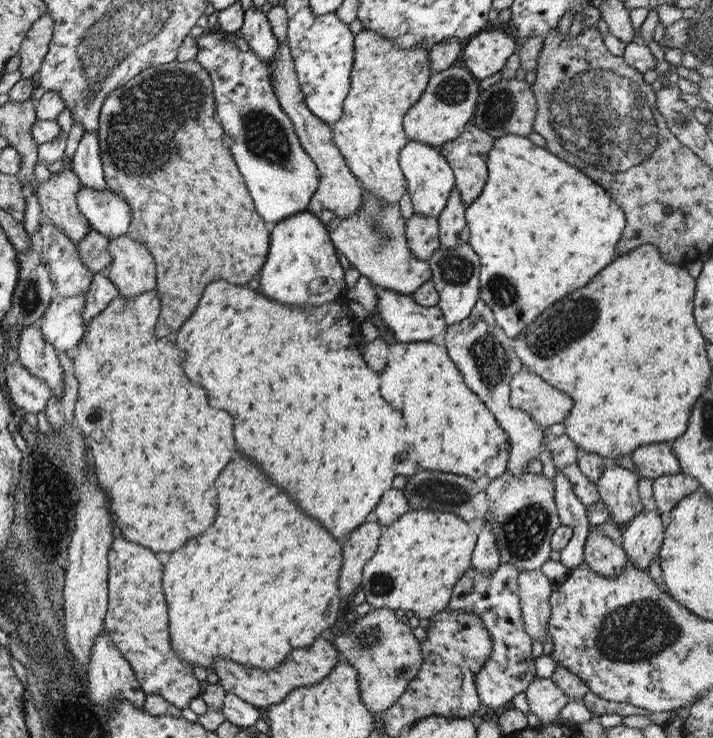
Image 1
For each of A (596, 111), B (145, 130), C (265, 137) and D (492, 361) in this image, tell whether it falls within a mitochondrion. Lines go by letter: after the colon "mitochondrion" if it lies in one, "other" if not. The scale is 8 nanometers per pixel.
A: mitochondrion
B: mitochondrion
C: mitochondrion
D: mitochondrion

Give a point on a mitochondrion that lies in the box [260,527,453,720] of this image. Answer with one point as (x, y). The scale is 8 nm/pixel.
(366, 638)

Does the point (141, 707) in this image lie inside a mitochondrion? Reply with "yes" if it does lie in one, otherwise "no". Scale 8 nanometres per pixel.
no

